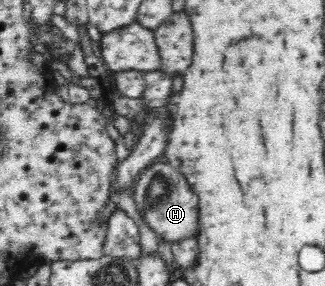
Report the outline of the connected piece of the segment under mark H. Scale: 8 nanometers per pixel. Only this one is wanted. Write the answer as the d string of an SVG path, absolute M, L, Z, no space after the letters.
M160 159L142 170L134 182L133 193L130 195L135 208L141 211L143 222L147 228L155 232L156 237L165 244L177 244L183 240L199 238L199 195L171 163Z

